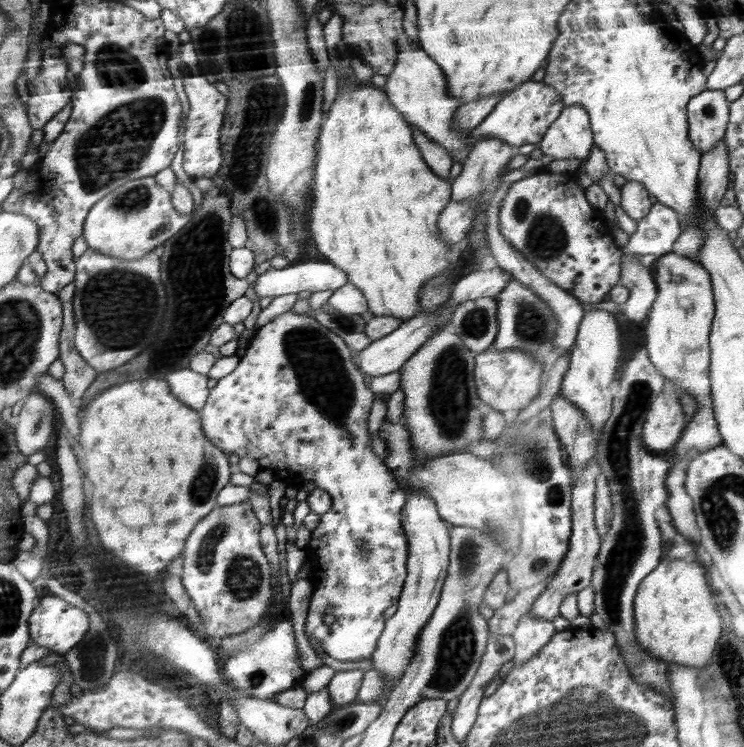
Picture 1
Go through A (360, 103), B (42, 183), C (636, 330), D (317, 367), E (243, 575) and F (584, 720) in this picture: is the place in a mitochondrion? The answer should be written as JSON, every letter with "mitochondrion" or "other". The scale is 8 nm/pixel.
{"A":"other","B":"other","C":"other","D":"mitochondrion","E":"mitochondrion","F":"mitochondrion"}

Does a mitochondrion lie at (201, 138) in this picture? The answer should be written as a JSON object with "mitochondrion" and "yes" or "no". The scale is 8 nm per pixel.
{"mitochondrion":"no"}

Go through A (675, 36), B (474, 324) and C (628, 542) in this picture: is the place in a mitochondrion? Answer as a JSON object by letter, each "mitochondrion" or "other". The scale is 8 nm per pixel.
{"A":"other","B":"mitochondrion","C":"mitochondrion"}

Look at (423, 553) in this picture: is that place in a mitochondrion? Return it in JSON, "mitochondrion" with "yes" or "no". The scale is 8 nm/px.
{"mitochondrion":"no"}

